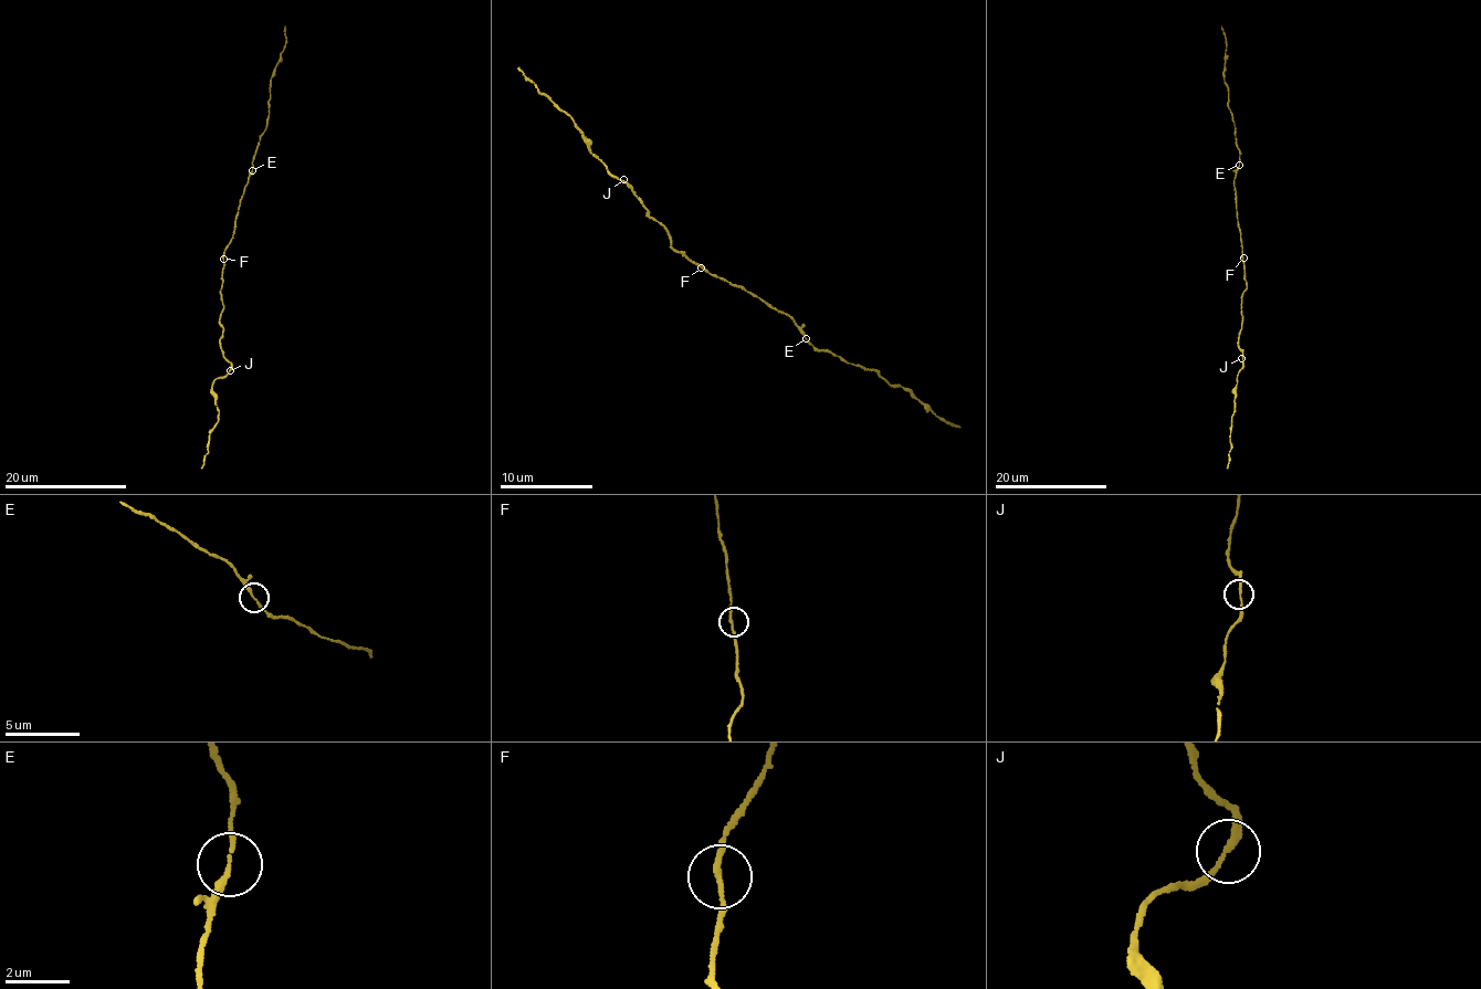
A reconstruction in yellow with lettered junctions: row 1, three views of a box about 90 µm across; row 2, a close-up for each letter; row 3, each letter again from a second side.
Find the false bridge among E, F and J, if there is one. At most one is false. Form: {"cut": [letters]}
{"cut": []}

